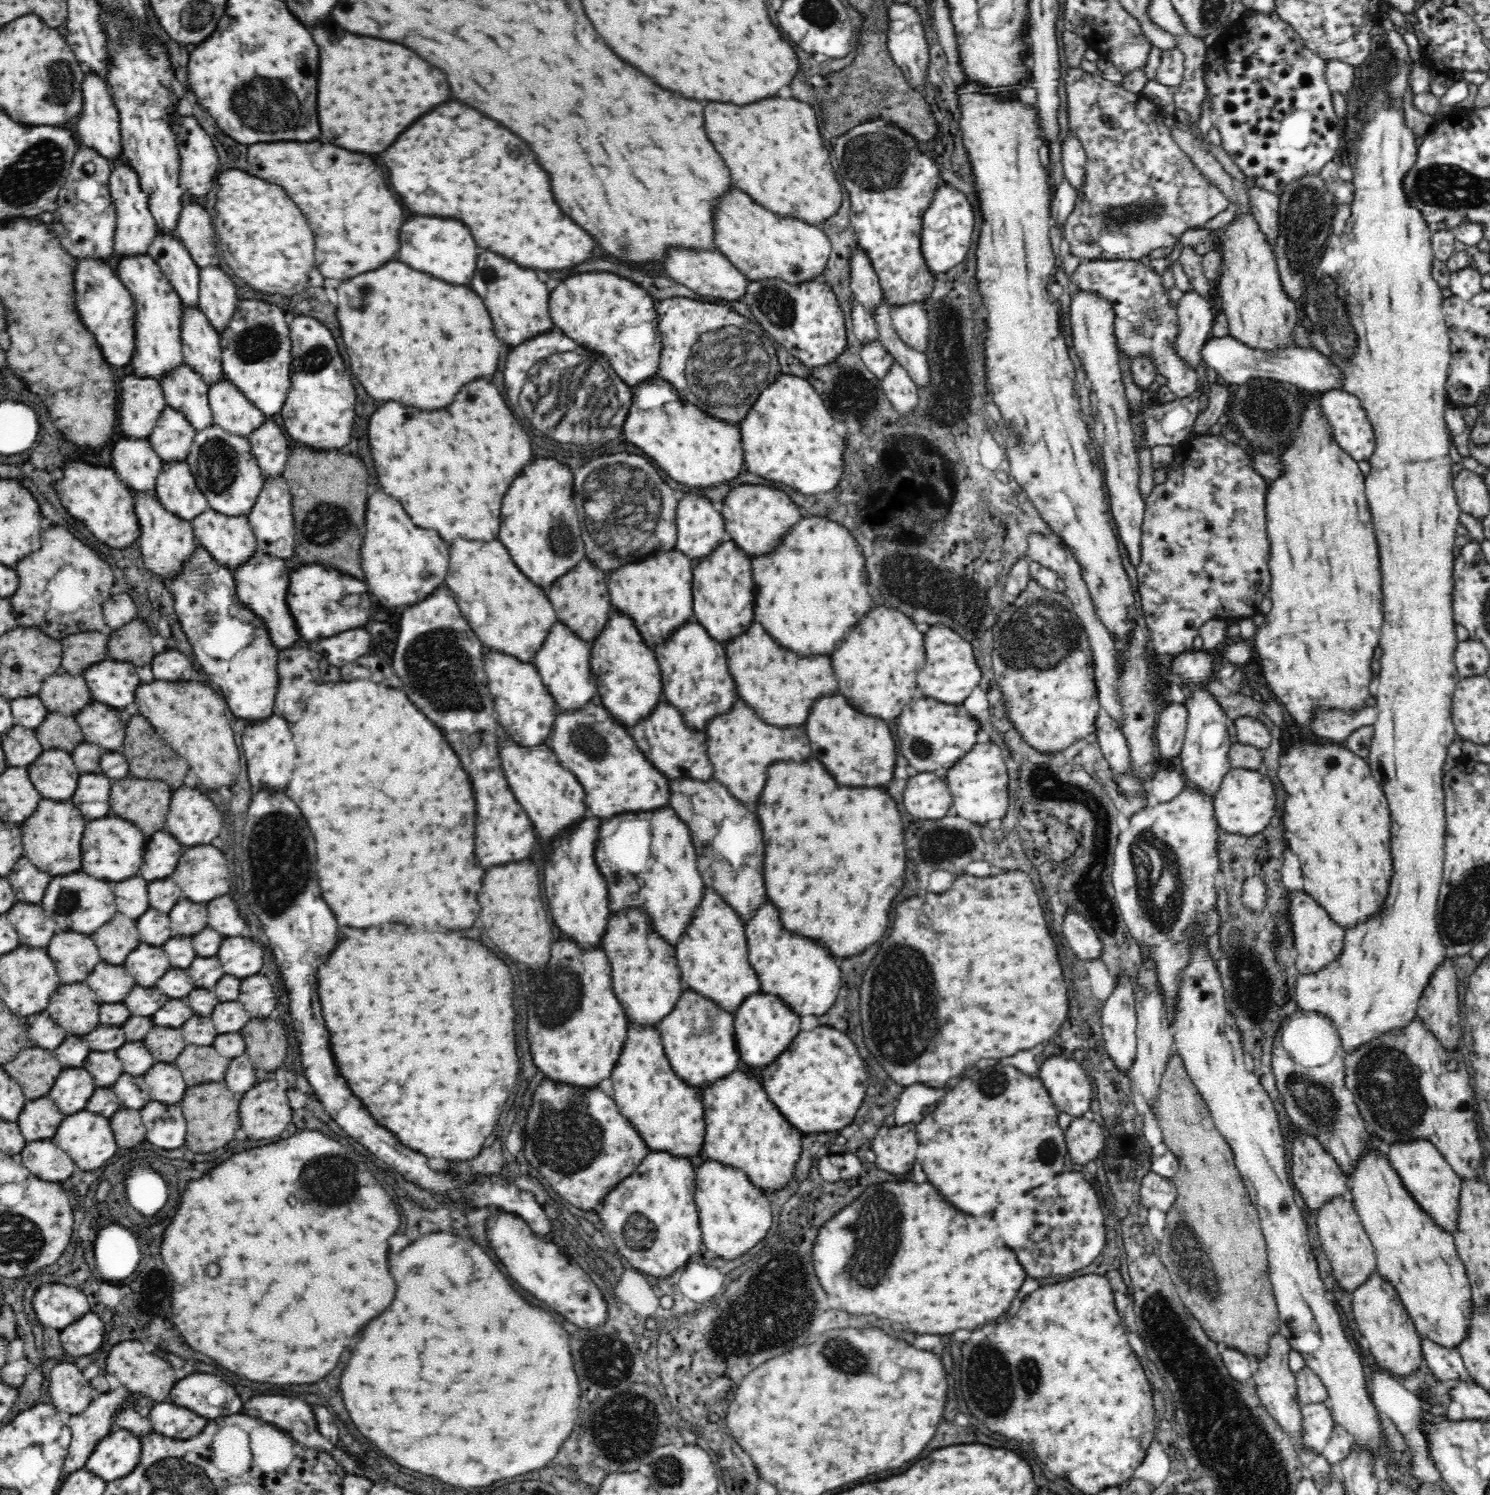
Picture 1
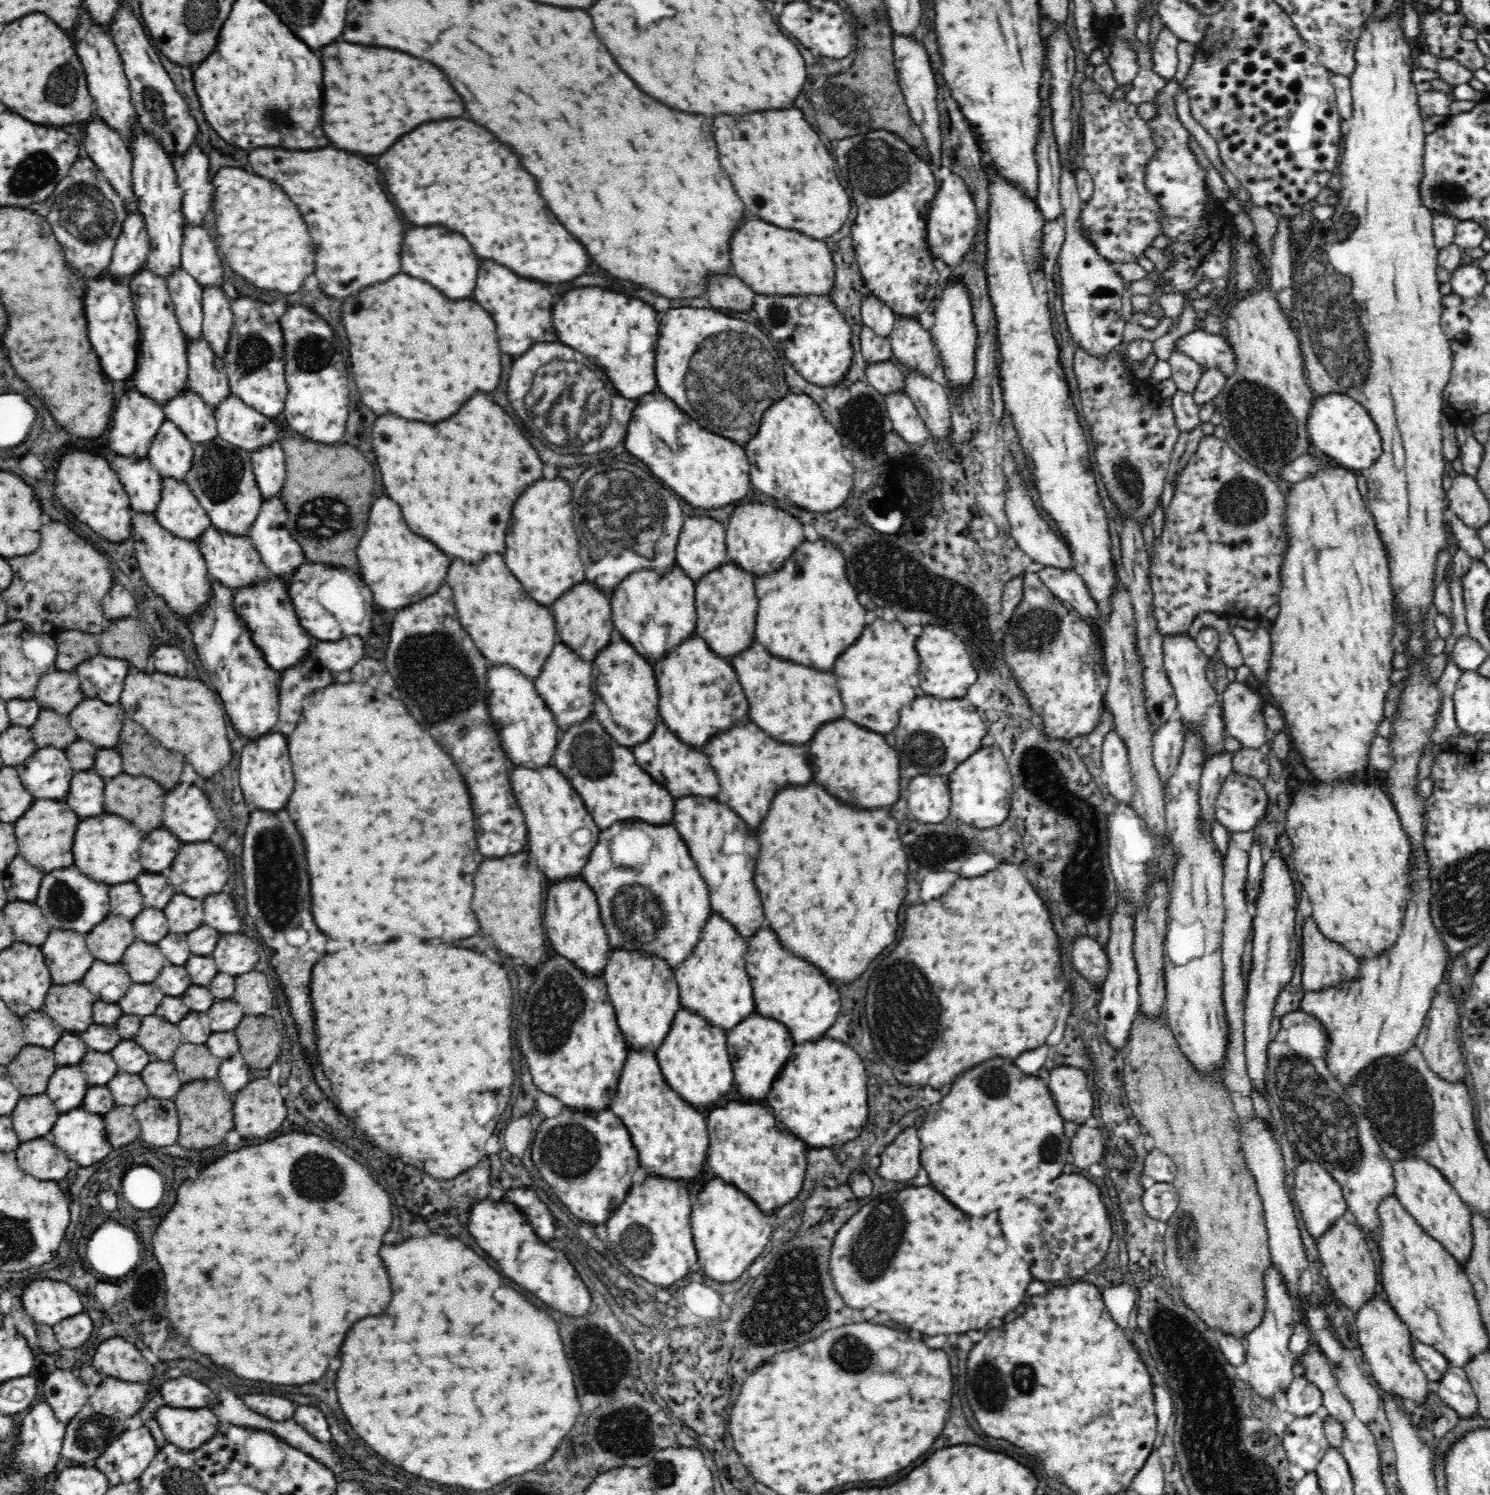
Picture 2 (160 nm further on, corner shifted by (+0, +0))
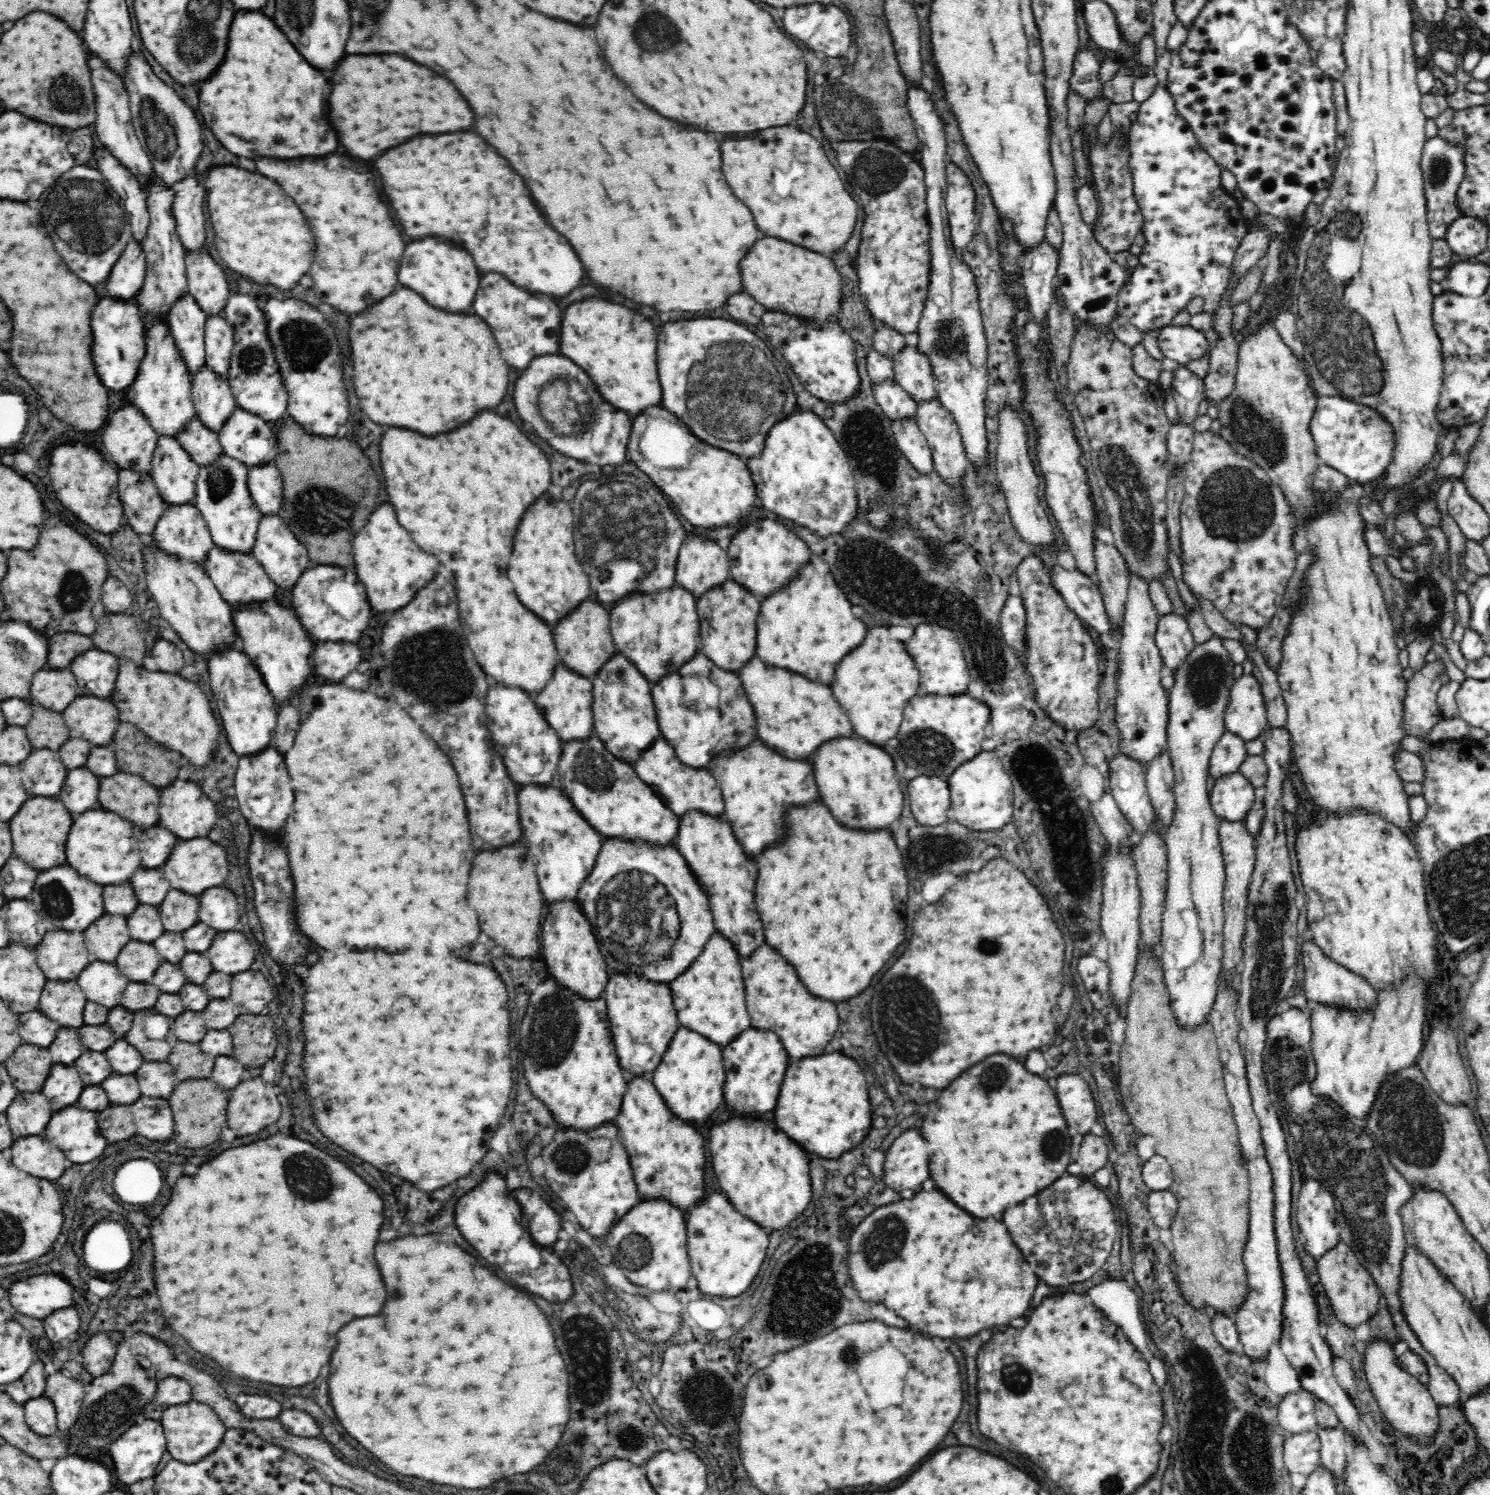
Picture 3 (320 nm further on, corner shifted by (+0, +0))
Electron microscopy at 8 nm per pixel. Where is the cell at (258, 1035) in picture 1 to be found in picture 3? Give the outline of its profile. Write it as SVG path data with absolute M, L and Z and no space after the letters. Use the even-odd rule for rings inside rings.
M240 1016L228 1026L236 1058L246 1066L262 1066L276 1052L276 1028L268 1018ZM260 1036L260 1038L258 1038Z

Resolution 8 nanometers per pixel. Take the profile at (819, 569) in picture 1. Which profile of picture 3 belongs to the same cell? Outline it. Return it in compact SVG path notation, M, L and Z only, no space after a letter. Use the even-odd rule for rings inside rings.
M811 562L800 569L788 588L760 601L756 656L768 666L800 672L822 684L832 682L838 662L864 642L868 630L864 622L852 616L852 606L836 580L830 574L820 576Z

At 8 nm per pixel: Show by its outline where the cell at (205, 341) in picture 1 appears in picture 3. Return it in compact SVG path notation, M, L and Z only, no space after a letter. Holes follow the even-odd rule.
M206 365L191 379L195 418L217 435L237 407L229 381Z

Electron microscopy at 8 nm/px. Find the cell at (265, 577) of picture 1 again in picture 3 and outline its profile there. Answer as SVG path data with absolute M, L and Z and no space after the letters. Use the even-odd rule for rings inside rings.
M278 599L247 604L233 610L233 621L237 628L239 649L256 665L264 684L274 696L276 708L279 709L286 700L298 694L300 686L308 680L312 672L310 654L314 650L314 642L300 626L294 610L282 606Z

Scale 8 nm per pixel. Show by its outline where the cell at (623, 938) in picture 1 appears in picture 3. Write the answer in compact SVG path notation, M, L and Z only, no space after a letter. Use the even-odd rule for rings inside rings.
M634 971L609 975L602 998L607 1004L608 1027L620 1067L628 1074L654 1072L679 1029L672 991L667 984L648 981Z

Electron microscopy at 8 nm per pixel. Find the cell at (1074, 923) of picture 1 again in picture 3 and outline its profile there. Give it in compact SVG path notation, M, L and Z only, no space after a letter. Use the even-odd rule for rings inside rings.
M1092 953L1080 958L1078 972L1082 976L1084 988L1094 1009L1102 1010L1112 1002L1113 998L1109 991L1110 967L1107 962L1099 960Z

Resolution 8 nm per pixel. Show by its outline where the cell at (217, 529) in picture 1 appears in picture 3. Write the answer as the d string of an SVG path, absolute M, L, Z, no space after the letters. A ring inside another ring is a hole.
M216 546L210 549L203 562L204 570L215 584L222 599L233 608L239 609L247 604L265 603L276 599L277 584L270 579L262 565L249 553L240 554L224 551Z

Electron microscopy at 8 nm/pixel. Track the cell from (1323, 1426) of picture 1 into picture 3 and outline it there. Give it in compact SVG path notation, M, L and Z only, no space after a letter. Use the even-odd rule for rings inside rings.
M1316 1429L1288 1435L1284 1443L1283 1459L1285 1467L1290 1472L1304 1474L1304 1476L1308 1476L1310 1472L1323 1466L1320 1439Z

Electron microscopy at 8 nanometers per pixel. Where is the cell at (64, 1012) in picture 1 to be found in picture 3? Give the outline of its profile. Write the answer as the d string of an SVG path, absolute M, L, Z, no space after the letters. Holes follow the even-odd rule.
M46 980L40 998L40 1010L62 1026L78 1028L82 1026L82 1012L86 996L76 980L70 982L52 982Z

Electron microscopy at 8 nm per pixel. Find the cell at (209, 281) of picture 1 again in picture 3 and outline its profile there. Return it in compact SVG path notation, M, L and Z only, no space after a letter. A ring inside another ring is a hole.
M224 314L207 316L204 339L206 367L227 380L234 348L234 329L227 324Z

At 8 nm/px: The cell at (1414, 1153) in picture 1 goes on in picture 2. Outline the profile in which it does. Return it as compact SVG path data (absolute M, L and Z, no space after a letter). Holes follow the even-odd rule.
M1410 1157L1393 1163L1393 1177L1395 1178L1395 1194L1400 1205L1412 1215L1412 1219L1422 1227L1424 1233L1432 1239L1436 1239L1448 1254L1452 1255L1460 1267L1465 1268L1465 1264L1472 1254L1473 1228L1471 1214L1464 1201L1460 1199L1456 1189L1446 1179L1444 1175L1432 1165L1420 1157Z

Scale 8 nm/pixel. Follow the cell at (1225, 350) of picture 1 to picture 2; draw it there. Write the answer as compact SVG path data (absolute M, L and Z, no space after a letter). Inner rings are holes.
M1196 329L1178 338L1174 347L1174 352L1180 352L1206 367L1220 368L1226 372L1226 377L1230 377L1236 370L1233 349L1220 335Z

